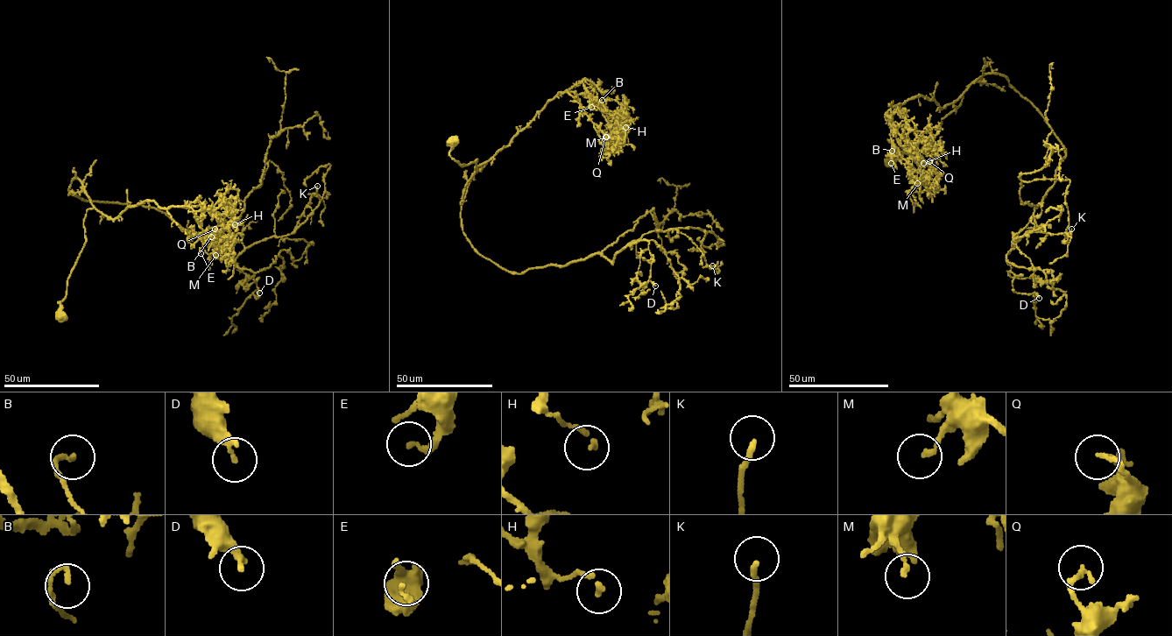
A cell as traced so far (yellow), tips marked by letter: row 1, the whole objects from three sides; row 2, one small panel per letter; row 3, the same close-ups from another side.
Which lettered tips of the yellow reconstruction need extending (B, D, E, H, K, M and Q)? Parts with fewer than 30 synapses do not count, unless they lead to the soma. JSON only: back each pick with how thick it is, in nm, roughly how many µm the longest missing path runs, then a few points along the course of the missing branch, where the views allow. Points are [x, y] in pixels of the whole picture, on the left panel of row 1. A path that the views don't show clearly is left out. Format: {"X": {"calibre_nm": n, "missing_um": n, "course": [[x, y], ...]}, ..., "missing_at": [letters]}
{"missing_at": []}

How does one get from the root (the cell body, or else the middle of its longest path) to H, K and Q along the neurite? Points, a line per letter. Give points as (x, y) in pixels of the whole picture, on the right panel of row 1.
H: (889, 159), (917, 155), (962, 95), (942, 109), (921, 95), (897, 106), (925, 144), (918, 151), (923, 163)
K: (889, 159), (917, 155), (970, 84), (1002, 74), (1066, 154), (1034, 209), (1037, 228), (1013, 240), (1071, 229)
Q: (889, 159), (917, 155), (962, 95), (942, 109), (915, 96), (893, 110), (891, 128), (926, 177), (929, 161)

